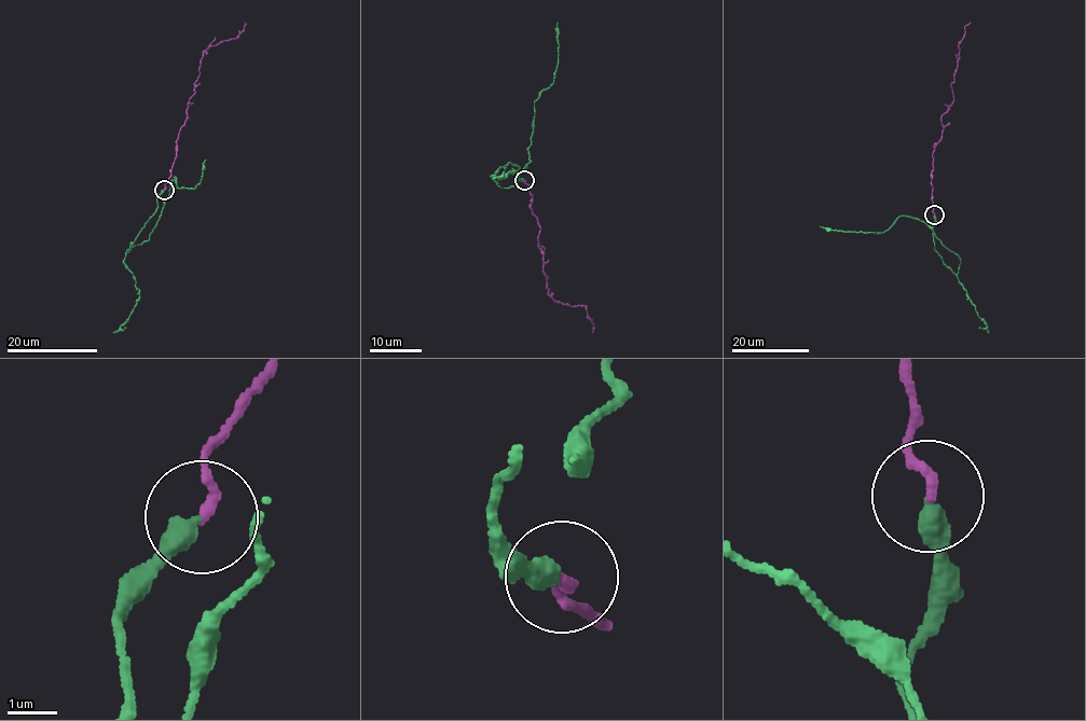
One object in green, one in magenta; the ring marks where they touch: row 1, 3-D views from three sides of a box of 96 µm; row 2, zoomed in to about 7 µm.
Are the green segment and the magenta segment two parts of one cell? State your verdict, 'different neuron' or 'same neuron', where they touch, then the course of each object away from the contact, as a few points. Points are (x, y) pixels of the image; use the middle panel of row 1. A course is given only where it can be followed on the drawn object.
same neuron; at (524, 180); green runs (524, 180), (510, 163), (492, 177), (508, 189), (530, 162), (534, 102), (553, 81), (558, 65), (558, 23); magenta runs (524, 180), (540, 230), (538, 246), (544, 250), (548, 293), (557, 302), (585, 307), (591, 333)

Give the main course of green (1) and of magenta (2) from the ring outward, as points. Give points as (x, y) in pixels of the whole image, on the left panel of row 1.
1: (164, 189), (157, 197), (156, 211), (125, 253), (148, 239), (174, 177), (177, 186), (194, 189), (205, 160)
2: (164, 189), (176, 156), (177, 139), (189, 116), (188, 101), (194, 91), (203, 51), (236, 37), (244, 22)

